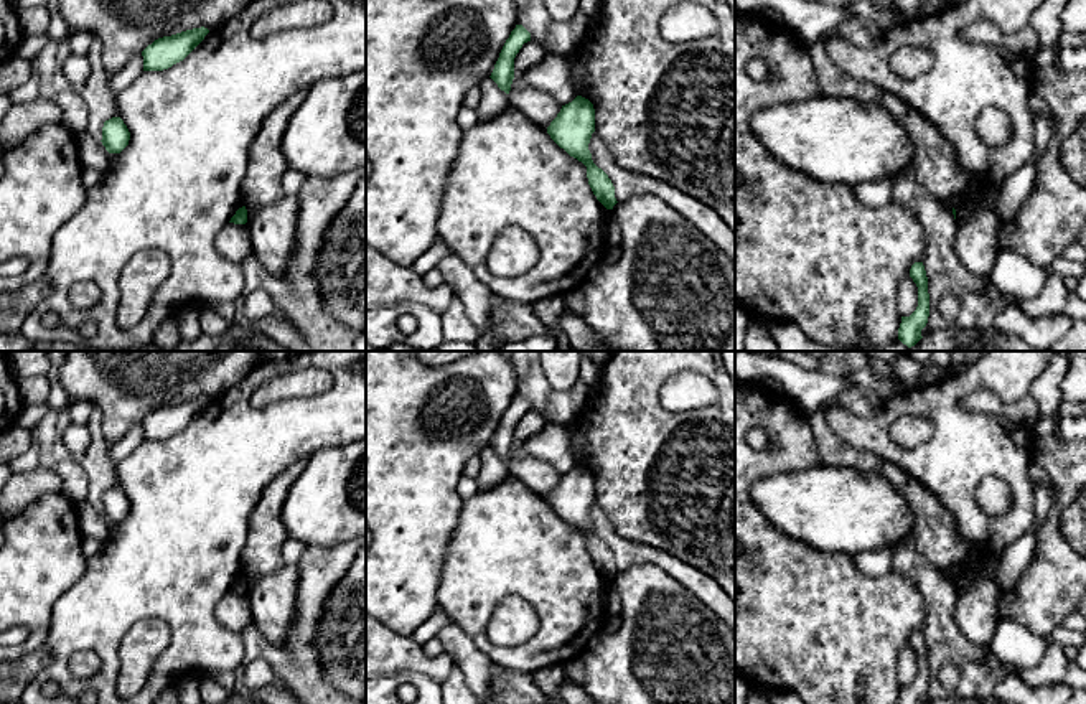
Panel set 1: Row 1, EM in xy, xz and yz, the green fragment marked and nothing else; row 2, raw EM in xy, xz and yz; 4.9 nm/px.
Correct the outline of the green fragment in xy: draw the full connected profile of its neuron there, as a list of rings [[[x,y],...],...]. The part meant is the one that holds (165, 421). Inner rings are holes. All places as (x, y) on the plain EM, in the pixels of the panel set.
[[[201,396],[155,409],[142,420],[143,440],[163,440],[183,430],[208,402]]]

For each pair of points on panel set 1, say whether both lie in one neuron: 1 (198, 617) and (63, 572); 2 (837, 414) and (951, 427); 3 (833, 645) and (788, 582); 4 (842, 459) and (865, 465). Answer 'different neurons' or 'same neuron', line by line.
1: different neurons
2: same neuron
3: same neuron
4: same neuron

